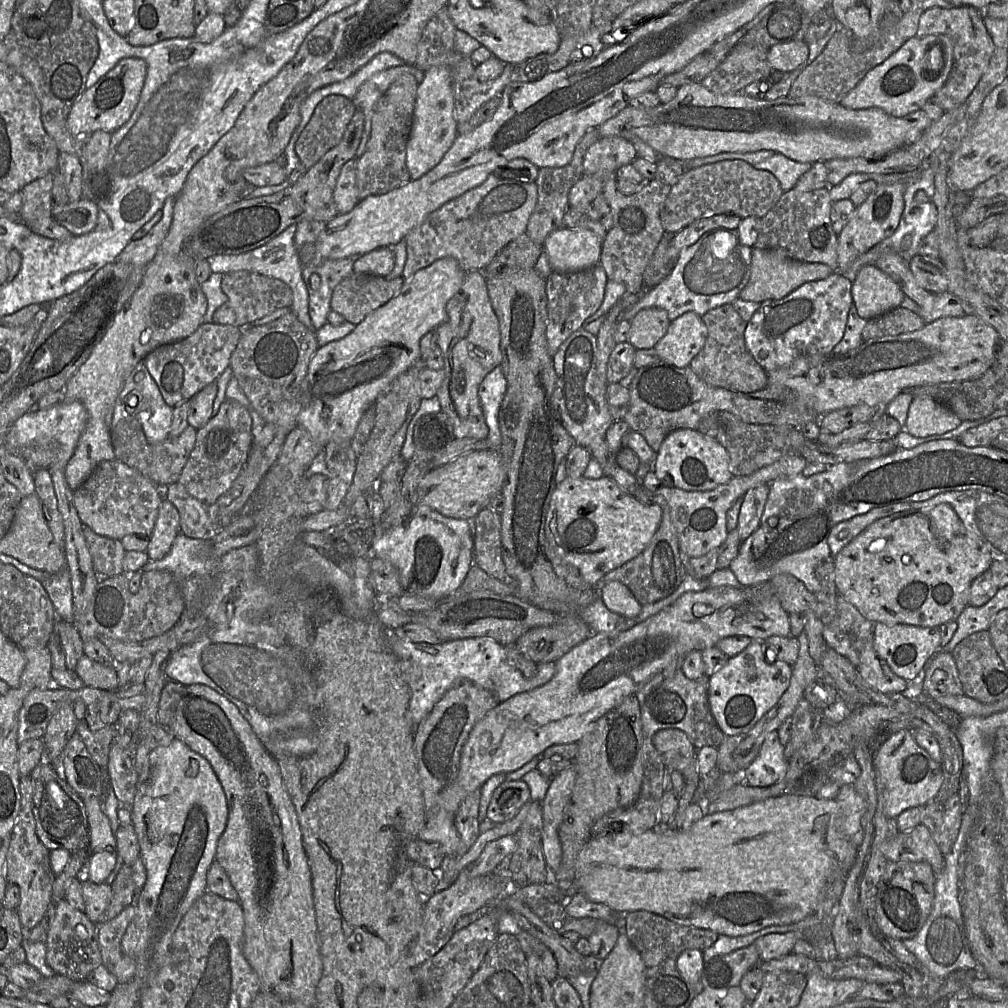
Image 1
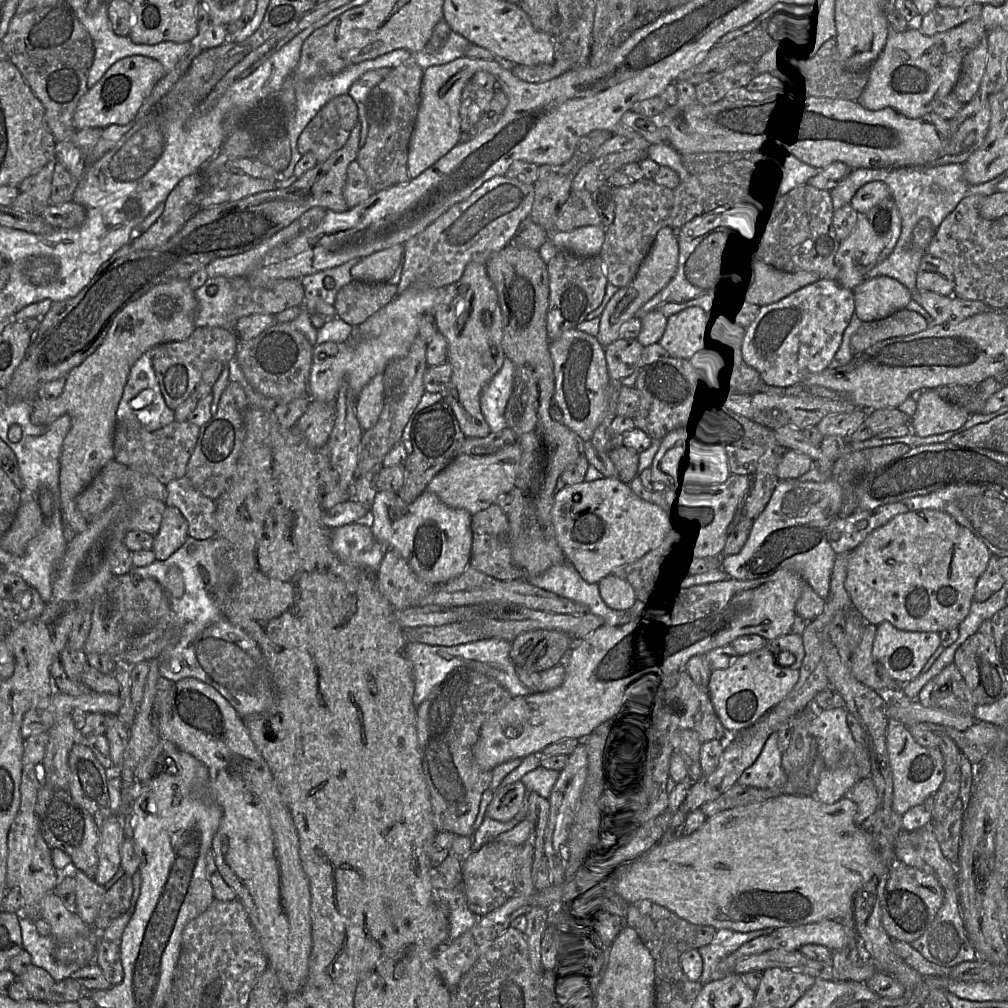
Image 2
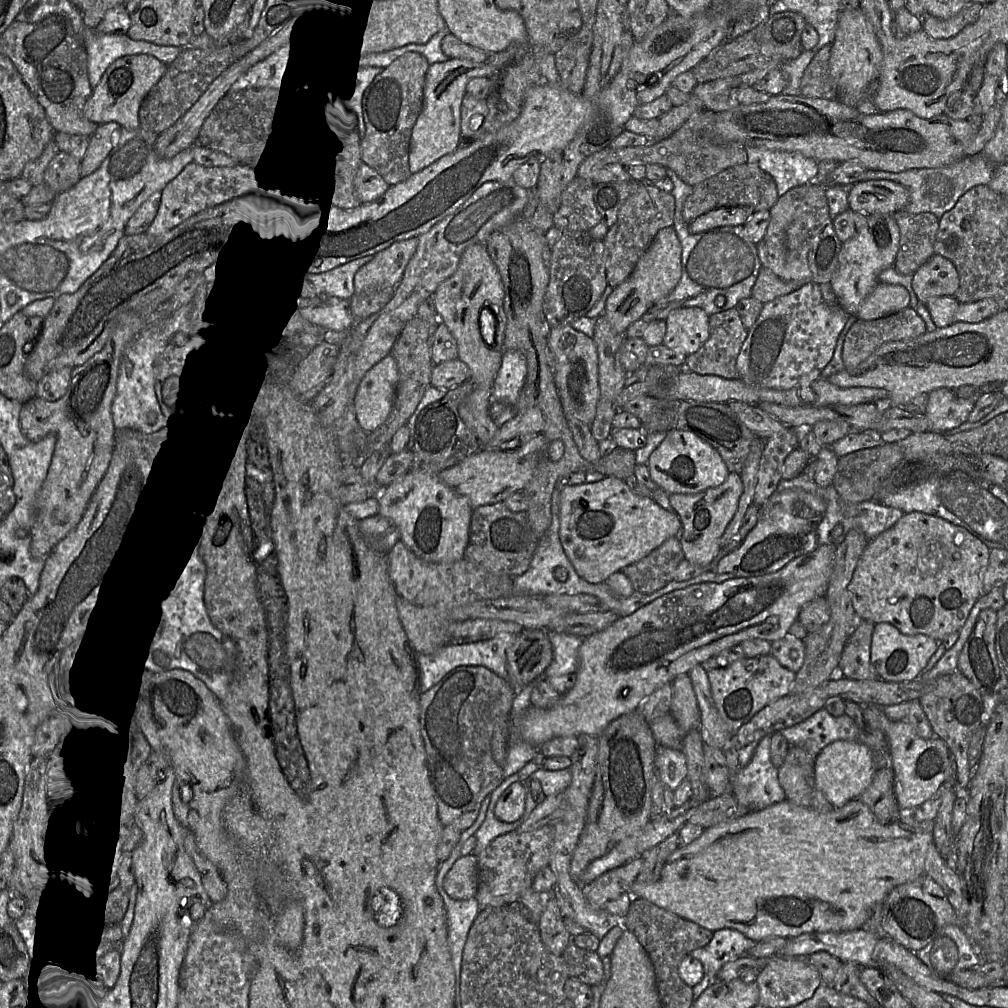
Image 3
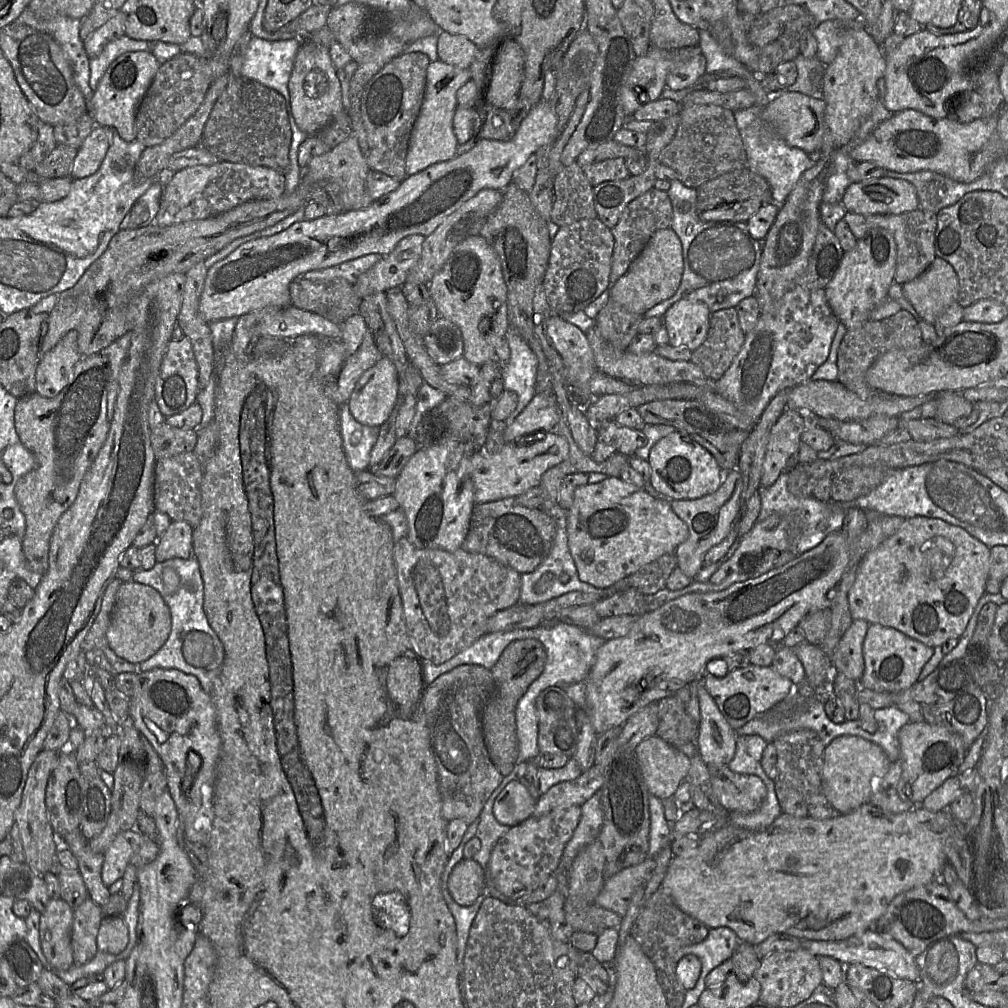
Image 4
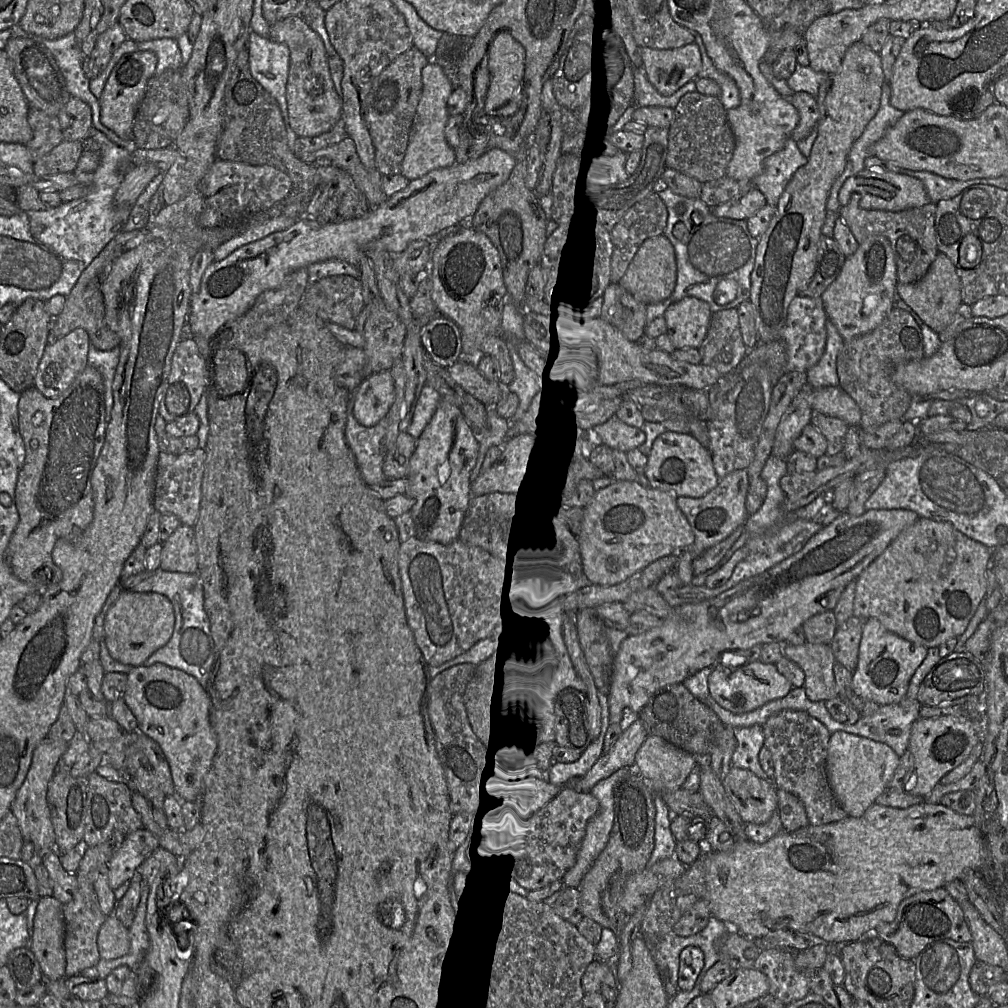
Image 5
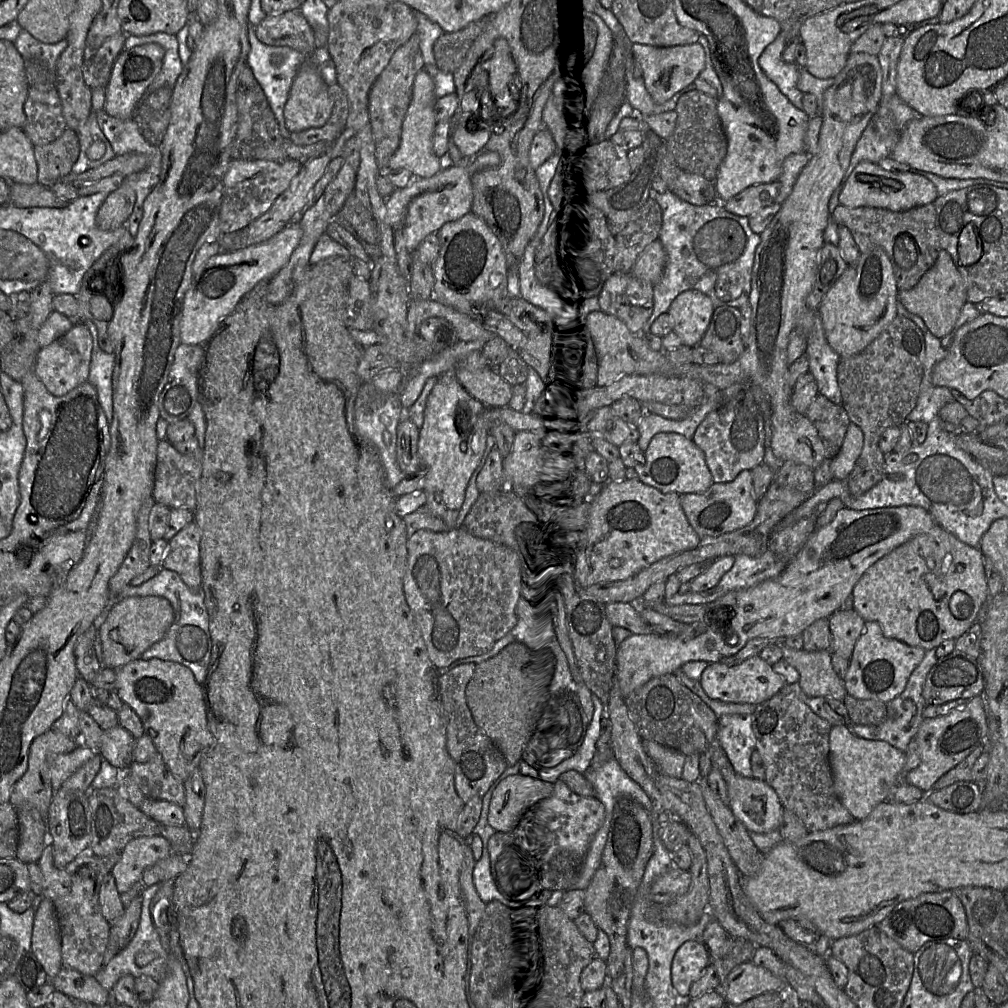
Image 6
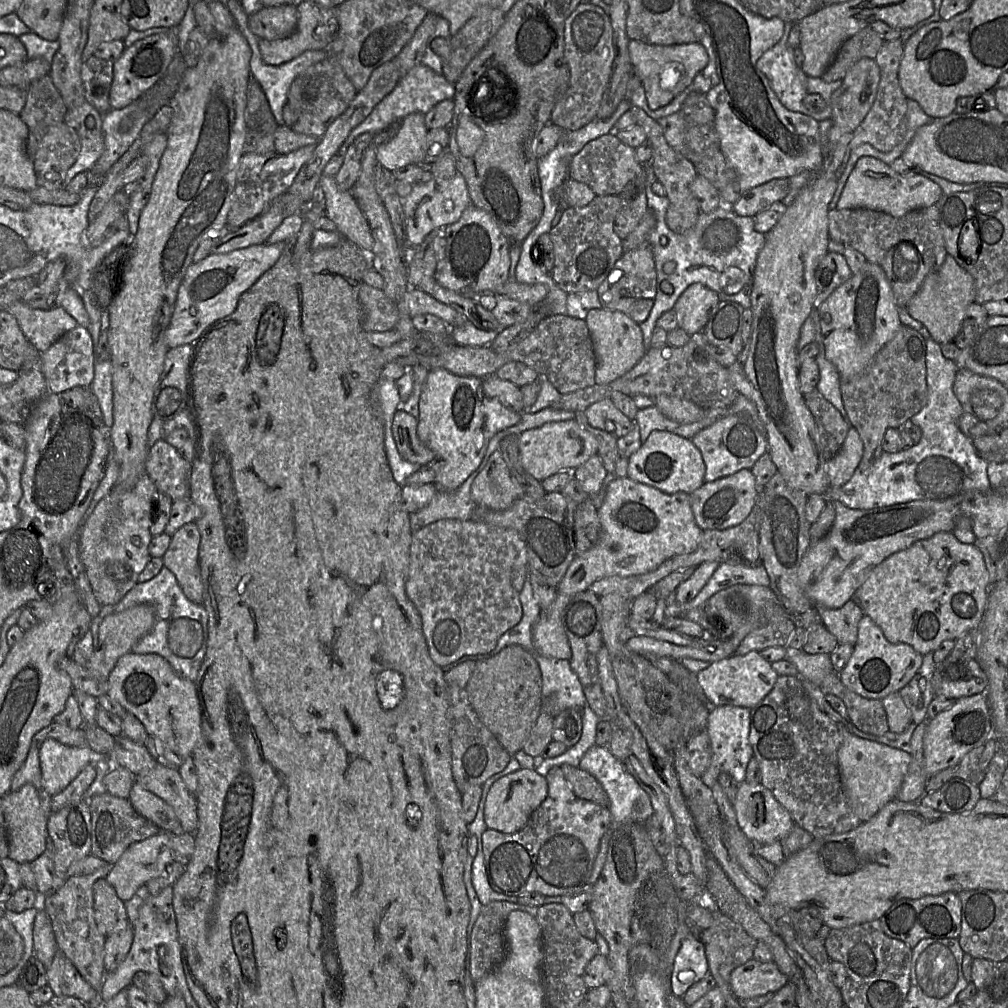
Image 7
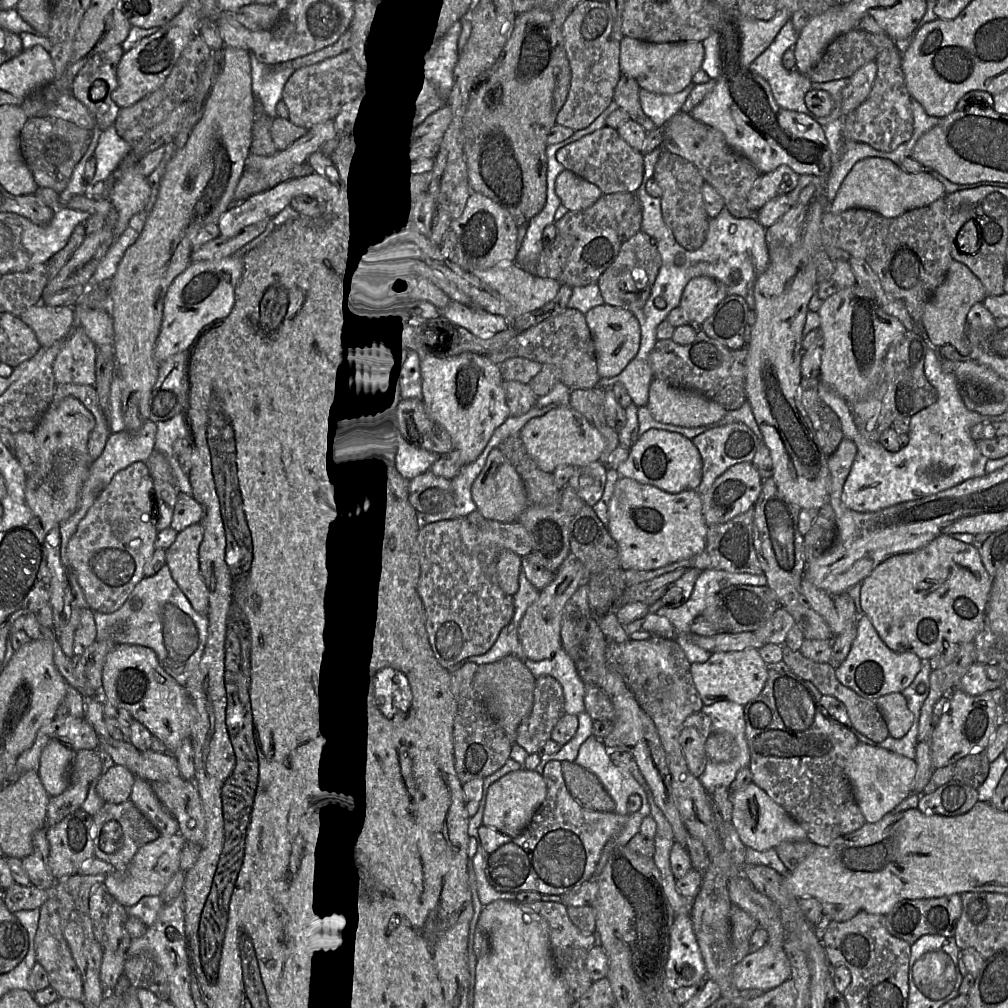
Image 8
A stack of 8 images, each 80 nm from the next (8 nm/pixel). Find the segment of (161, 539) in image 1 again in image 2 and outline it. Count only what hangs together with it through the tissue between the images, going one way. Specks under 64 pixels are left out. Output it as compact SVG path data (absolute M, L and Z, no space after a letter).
M167 506L163 513L160 528L156 535L152 551L156 560L165 560L177 551L188 538L188 522L180 511Z

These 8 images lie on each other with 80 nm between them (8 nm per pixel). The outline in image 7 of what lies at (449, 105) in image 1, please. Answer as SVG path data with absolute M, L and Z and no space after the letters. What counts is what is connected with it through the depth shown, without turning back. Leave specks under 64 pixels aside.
M424 114L407 115L399 123L398 133L376 147L378 163L390 171L408 164L427 166L425 162L427 133Z

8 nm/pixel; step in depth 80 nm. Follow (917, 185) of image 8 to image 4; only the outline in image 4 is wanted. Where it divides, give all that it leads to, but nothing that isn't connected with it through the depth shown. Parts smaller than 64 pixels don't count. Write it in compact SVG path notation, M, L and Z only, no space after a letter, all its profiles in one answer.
M890 177L852 182L841 203L847 211L863 215L900 215L919 208L915 187L906 180Z

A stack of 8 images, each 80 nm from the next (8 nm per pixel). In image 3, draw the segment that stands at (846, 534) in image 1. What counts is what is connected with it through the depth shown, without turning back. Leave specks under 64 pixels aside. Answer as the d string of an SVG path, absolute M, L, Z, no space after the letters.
M833 486L817 487L817 497L823 499L826 503L825 515L818 525L817 534L819 545L832 544L838 546L841 544L846 534L851 529L861 531L867 539L872 540L882 532L891 528L904 513L892 507L887 507L875 500L868 500L861 503L848 503L842 500Z

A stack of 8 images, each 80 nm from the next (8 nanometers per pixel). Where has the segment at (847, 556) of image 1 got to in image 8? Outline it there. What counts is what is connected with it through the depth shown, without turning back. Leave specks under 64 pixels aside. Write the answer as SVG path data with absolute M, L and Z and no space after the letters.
M941 535L915 551L880 563L861 582L860 605L889 649L930 659L951 643L980 640L986 631L990 588L991 577L978 550Z

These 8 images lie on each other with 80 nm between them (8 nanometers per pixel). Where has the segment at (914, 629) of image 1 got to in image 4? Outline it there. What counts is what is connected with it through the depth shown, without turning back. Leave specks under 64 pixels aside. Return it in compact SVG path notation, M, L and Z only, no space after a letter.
M872 623L869 625L864 643L864 672L859 685L874 691L901 692L912 686L924 665L930 660L934 647L910 638L895 628Z

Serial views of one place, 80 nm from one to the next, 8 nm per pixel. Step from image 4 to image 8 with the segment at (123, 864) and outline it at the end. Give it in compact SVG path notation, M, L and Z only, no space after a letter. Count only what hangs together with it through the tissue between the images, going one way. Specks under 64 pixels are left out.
M180 834L160 835L142 846L124 871L113 871L106 876L107 890L124 907L135 905L145 896L159 896L172 876L180 870L180 854L186 840Z

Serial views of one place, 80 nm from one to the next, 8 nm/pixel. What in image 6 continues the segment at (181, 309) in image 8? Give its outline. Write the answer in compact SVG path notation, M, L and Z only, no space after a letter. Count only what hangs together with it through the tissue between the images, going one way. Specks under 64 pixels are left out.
M294 220L269 240L234 251L220 251L204 265L185 293L180 321L180 341L186 345L201 345L209 341L218 325L230 315L241 298L257 284L269 281L288 262L299 244L303 231Z

